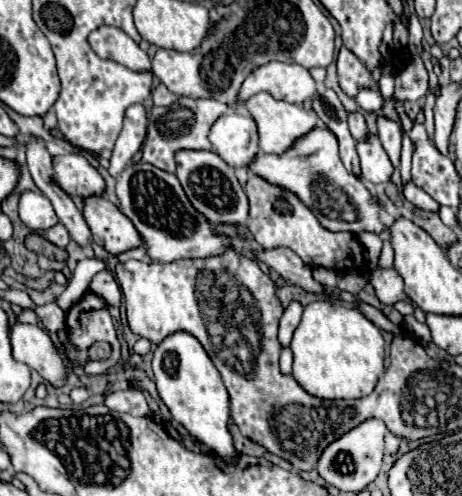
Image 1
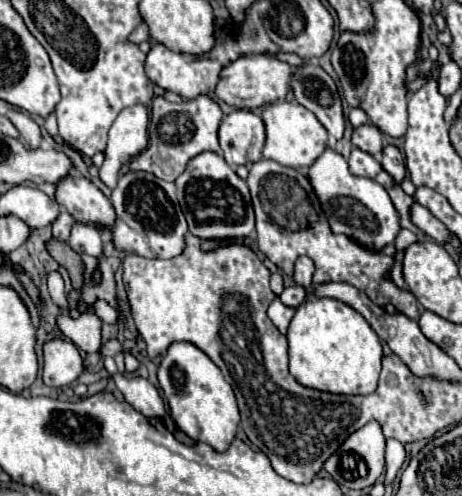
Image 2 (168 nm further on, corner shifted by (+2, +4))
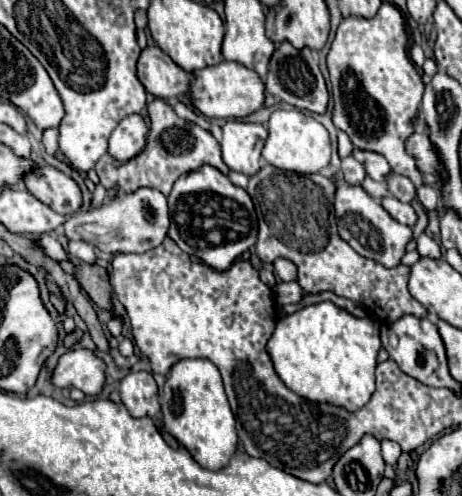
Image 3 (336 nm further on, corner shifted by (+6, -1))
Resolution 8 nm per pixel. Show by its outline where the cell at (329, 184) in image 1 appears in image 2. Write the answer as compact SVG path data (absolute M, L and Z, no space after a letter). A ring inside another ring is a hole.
M328 147L308 169L306 177L320 201L320 207L334 233L348 235L370 251L380 251L384 245L392 243L400 231L398 213L390 201L388 191L372 179L356 177L350 173L346 159Z

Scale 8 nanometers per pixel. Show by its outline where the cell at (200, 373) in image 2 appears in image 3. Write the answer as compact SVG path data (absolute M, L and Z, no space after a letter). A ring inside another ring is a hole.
M180 360L168 374L160 404L166 432L170 432L194 456L194 460L202 464L202 468L218 470L228 464L238 444L236 420L230 410L220 372L210 364L210 360Z

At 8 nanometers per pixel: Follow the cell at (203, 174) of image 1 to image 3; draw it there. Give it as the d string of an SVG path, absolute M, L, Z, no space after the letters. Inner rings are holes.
M202 166L186 176L180 176L170 192L170 220L172 228L168 230L168 238L172 238L178 248L182 248L186 254L200 258L212 268L226 270L232 260L236 260L242 252L246 252L250 246L256 244L258 236L258 218L252 204L252 198L244 188L238 188L230 182L228 176L224 176L220 170L212 166Z

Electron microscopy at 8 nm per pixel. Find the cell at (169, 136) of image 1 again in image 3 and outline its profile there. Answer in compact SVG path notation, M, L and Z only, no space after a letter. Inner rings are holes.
M154 98L148 104L148 118L150 118L148 142L140 154L136 154L128 162L122 162L120 166L114 164L114 158L110 154L104 154L98 160L96 172L98 172L98 176L102 176L102 186L106 186L108 190L118 188L124 194L130 194L130 192L136 192L138 188L156 188L164 196L168 196L174 182L182 174L194 172L204 164L210 164L224 174L230 172L230 168L222 162L220 144L216 142L216 138L210 132L202 130L200 126L196 126L188 120L182 120L166 100Z

